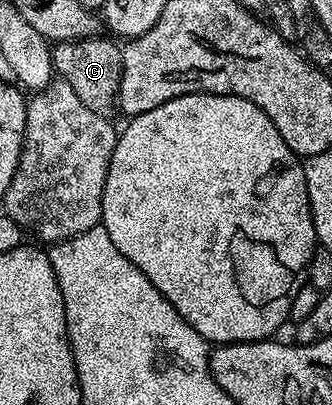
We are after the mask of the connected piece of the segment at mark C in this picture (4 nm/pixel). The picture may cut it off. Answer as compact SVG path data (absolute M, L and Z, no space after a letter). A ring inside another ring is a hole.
M114 38L74 39L68 43L56 43L51 48L51 66L54 74L67 83L81 97L81 101L93 113L114 116L119 101L119 82L123 72L123 53Z

